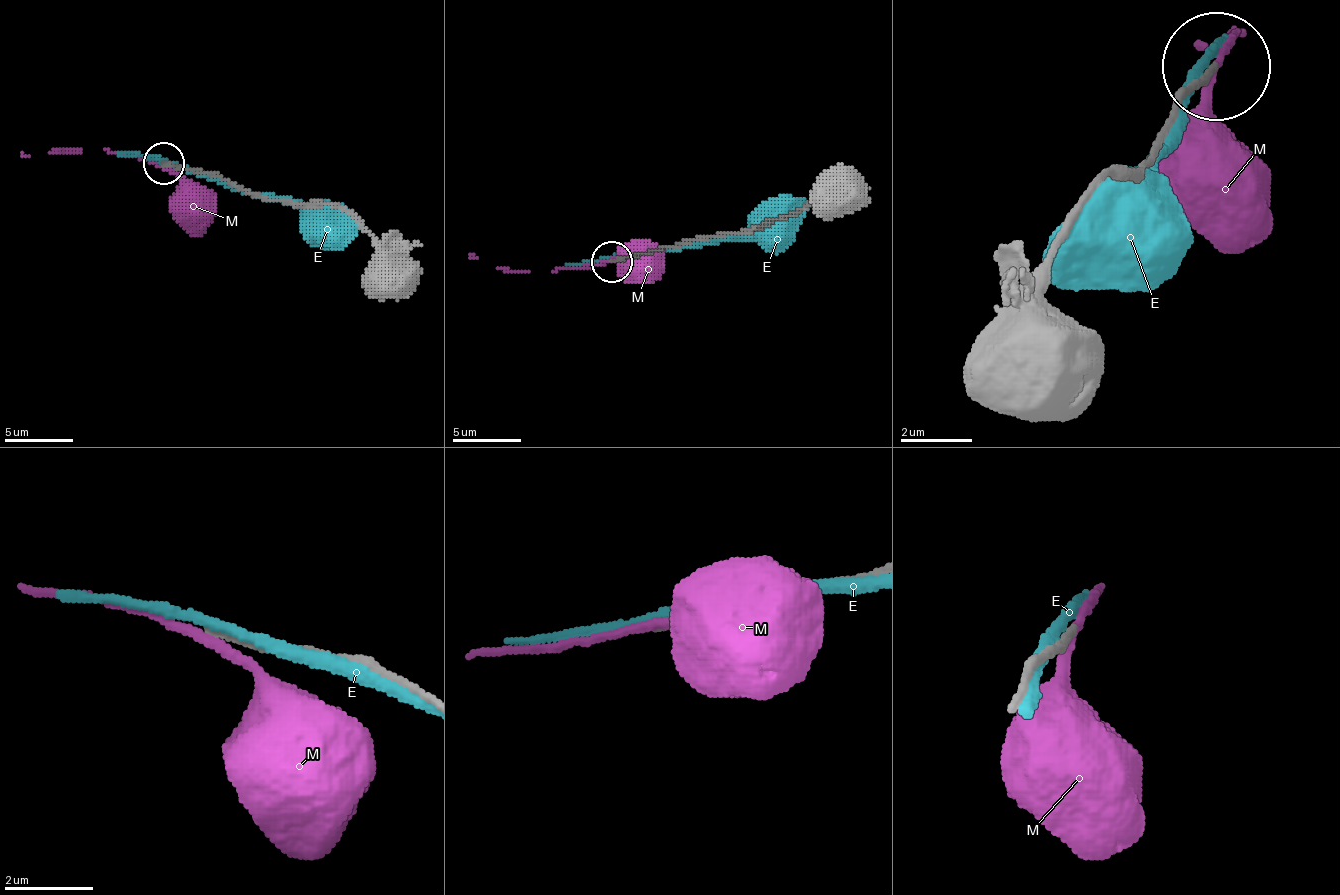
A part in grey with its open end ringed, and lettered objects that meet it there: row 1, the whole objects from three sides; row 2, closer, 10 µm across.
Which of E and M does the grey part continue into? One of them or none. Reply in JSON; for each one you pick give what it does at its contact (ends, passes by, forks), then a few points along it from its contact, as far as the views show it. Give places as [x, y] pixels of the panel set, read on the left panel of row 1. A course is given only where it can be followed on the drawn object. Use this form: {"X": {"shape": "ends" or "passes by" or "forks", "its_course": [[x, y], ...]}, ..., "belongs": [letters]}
{"belongs": []}

